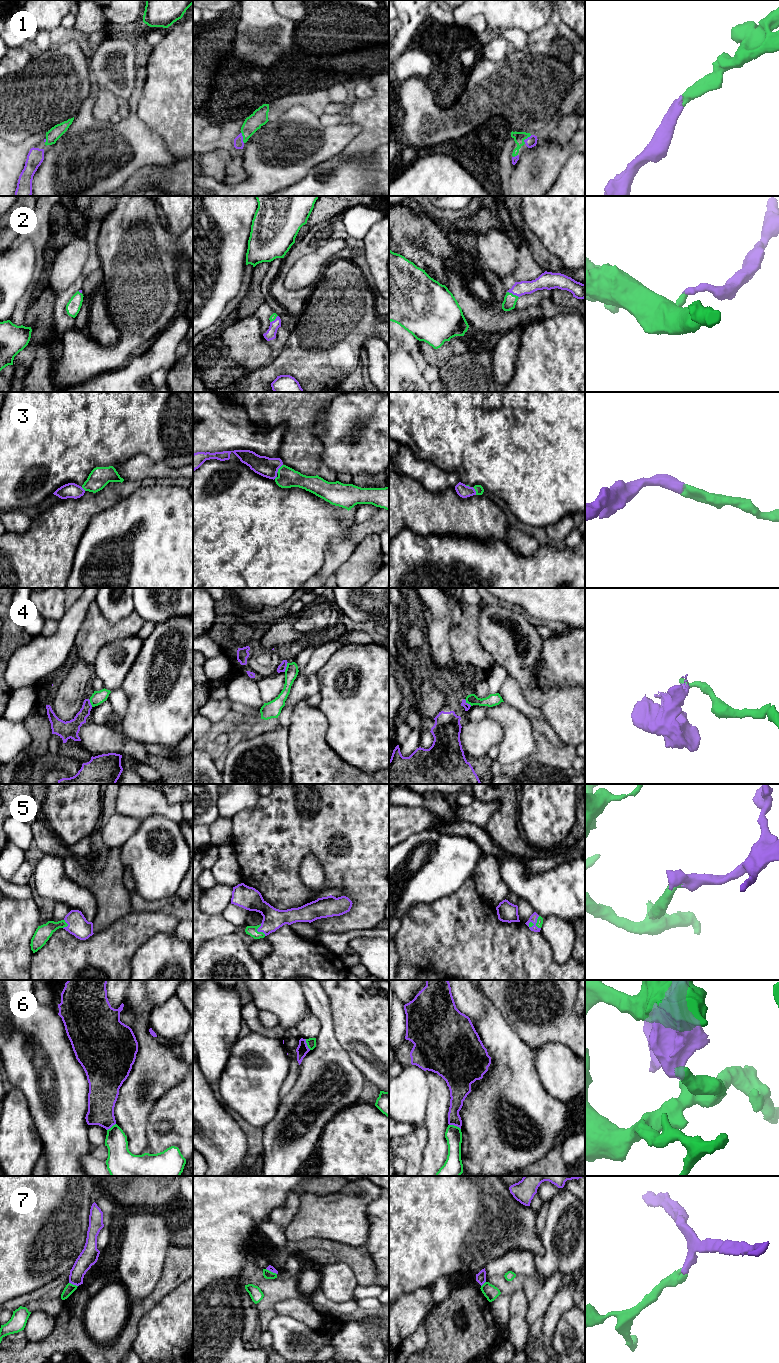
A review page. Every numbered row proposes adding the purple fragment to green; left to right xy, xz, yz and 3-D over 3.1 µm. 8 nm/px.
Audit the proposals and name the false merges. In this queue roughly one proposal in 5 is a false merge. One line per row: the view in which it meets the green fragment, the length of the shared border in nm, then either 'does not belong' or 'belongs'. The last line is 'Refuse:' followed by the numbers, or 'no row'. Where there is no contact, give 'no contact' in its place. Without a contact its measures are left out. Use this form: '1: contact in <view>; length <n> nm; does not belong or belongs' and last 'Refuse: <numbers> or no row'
1: contact in yz; length 90 nm; belongs
2: contact in yz; length 110 nm; belongs
3: contact in xz; length 90 nm; belongs
4: contact in xz; length 80 nm; does not belong
5: contact in yz; length 130 nm; belongs
6: contact in yz; length 100 nm; does not belong
7: contact in xy; length 80 nm; does not belong
Refuse: 4, 6, 7

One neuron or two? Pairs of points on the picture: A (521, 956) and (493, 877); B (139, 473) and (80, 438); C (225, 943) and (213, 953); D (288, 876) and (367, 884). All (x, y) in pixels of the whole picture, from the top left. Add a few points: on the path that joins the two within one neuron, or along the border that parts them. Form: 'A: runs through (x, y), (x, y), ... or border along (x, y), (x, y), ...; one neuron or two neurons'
A: border along (477, 891), (484, 901), (495, 907); two neurons
B: border along (144, 454), (134, 454), (113, 466); two neurons
C: runs through (222, 946), (216, 952); one neuron
D: runs through (299, 854), (305, 848), (320, 848), (345, 862); one neuron

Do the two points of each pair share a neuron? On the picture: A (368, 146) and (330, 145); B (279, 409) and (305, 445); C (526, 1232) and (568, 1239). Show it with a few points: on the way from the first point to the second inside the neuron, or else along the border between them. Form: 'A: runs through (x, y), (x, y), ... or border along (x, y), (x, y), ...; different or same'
A: border along (358, 125), (359, 132), (341, 152); different
B: runs through (288, 418), (299, 429), (299, 436); same
C: border along (539, 1237), (543, 1251), (541, 1254), (534, 1255); different

